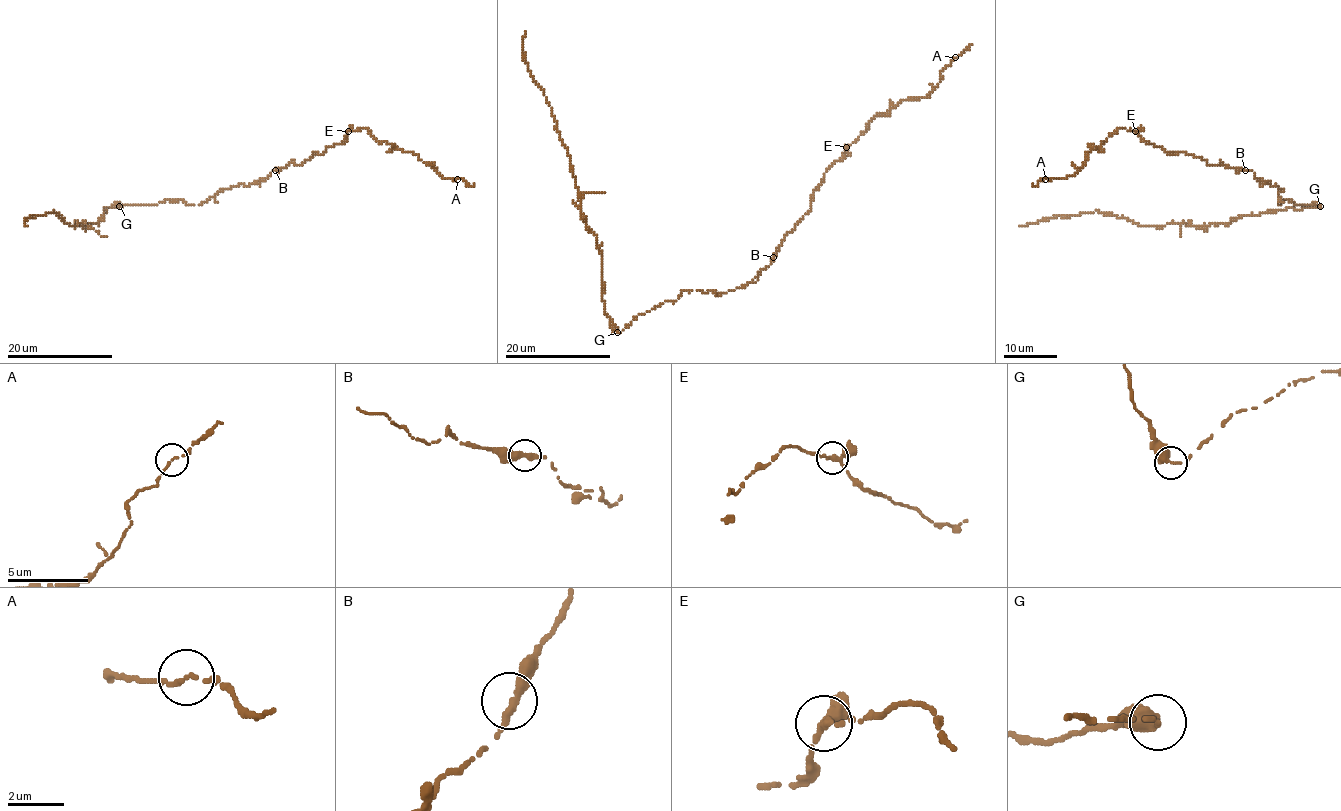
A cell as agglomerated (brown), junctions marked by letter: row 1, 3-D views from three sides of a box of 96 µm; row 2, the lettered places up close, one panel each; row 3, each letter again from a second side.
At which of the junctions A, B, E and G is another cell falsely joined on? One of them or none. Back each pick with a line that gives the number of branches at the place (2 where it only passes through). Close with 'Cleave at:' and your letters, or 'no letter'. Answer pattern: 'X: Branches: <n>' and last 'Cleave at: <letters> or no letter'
G: Branches: 2
Cleave at: G

